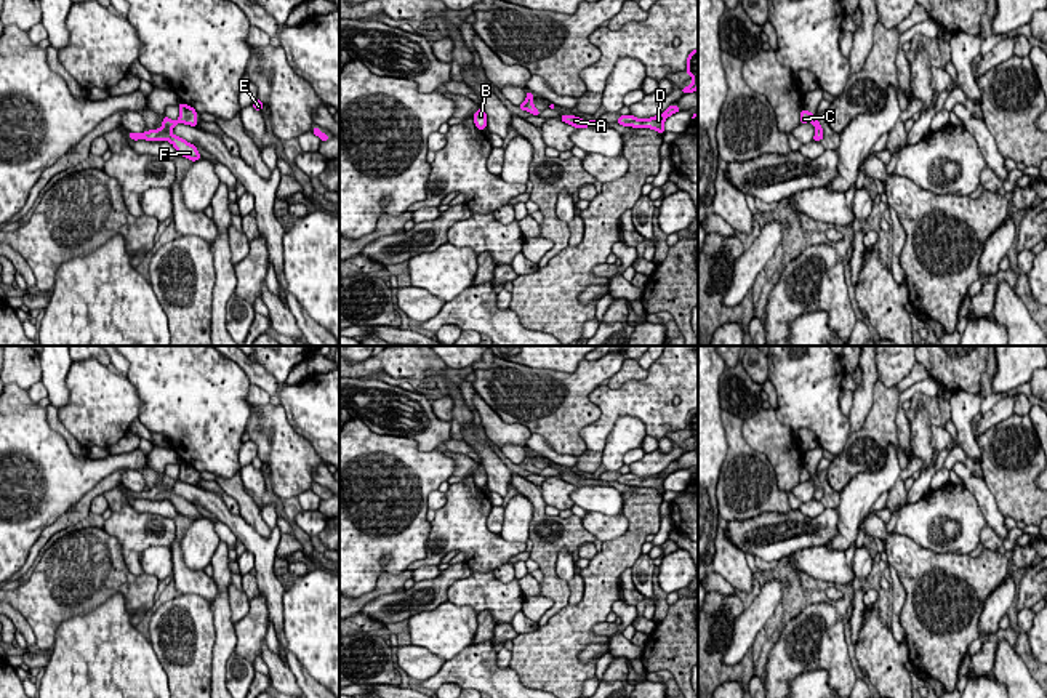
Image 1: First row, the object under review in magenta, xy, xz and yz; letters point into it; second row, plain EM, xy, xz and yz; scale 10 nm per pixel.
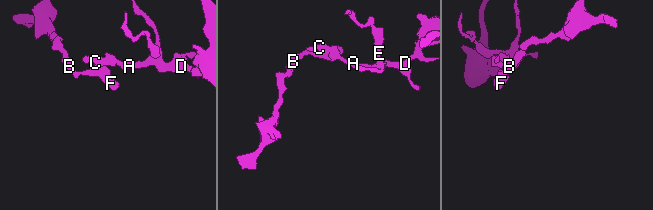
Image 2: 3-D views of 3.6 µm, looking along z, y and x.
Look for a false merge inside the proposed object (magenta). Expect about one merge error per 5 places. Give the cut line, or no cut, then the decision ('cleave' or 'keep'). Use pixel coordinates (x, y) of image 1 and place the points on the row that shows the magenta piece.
no cut; keep

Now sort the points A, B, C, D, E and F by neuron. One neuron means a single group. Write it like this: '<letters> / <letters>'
A B C D E F

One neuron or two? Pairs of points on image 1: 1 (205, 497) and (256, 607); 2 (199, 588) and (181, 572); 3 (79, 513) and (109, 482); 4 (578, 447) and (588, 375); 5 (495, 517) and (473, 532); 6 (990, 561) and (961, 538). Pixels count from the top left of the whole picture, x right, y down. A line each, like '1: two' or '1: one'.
1: two
2: one
3: one
4: one
5: two
6: two

